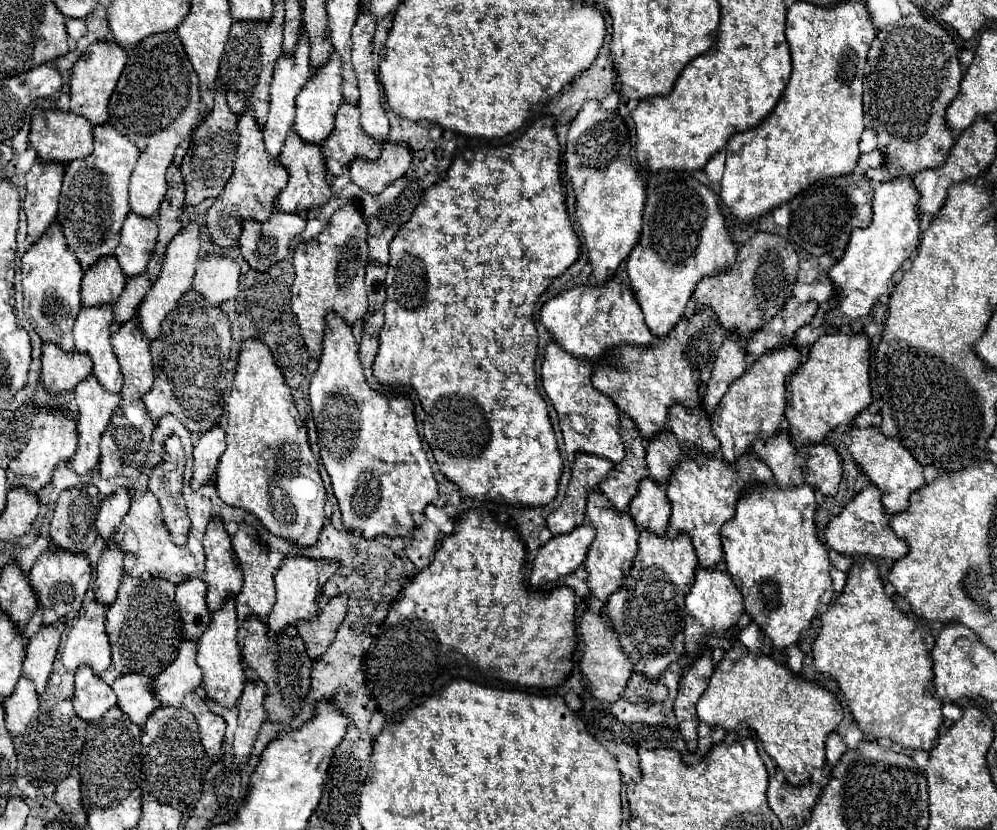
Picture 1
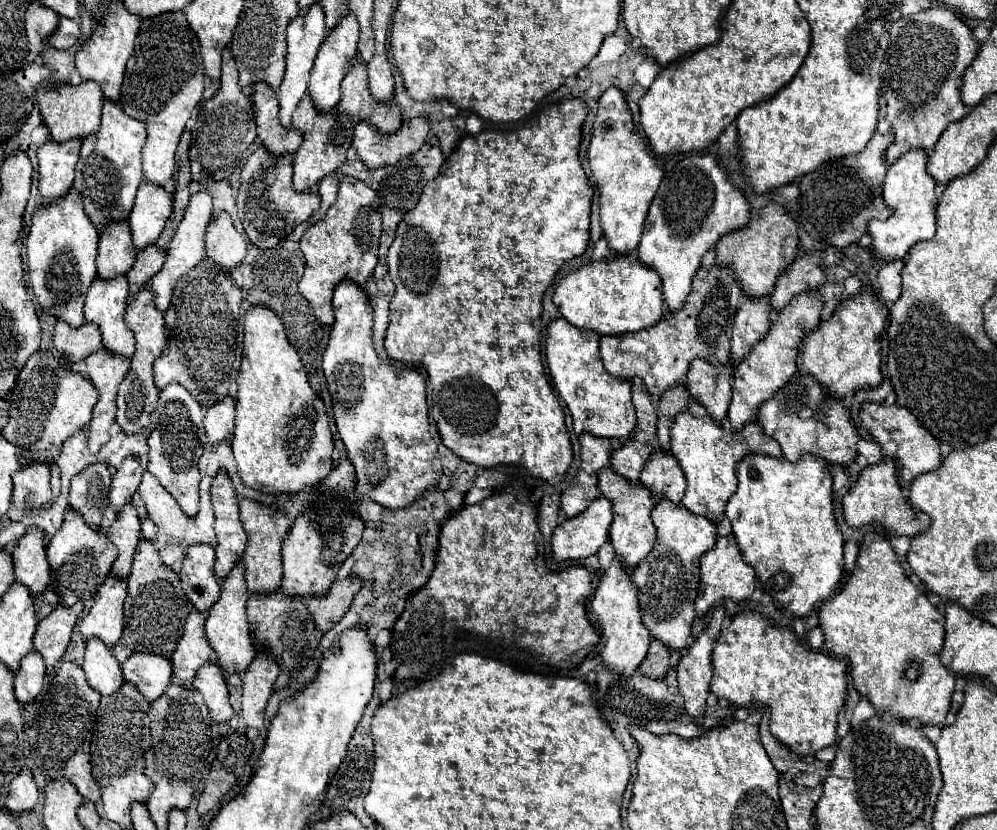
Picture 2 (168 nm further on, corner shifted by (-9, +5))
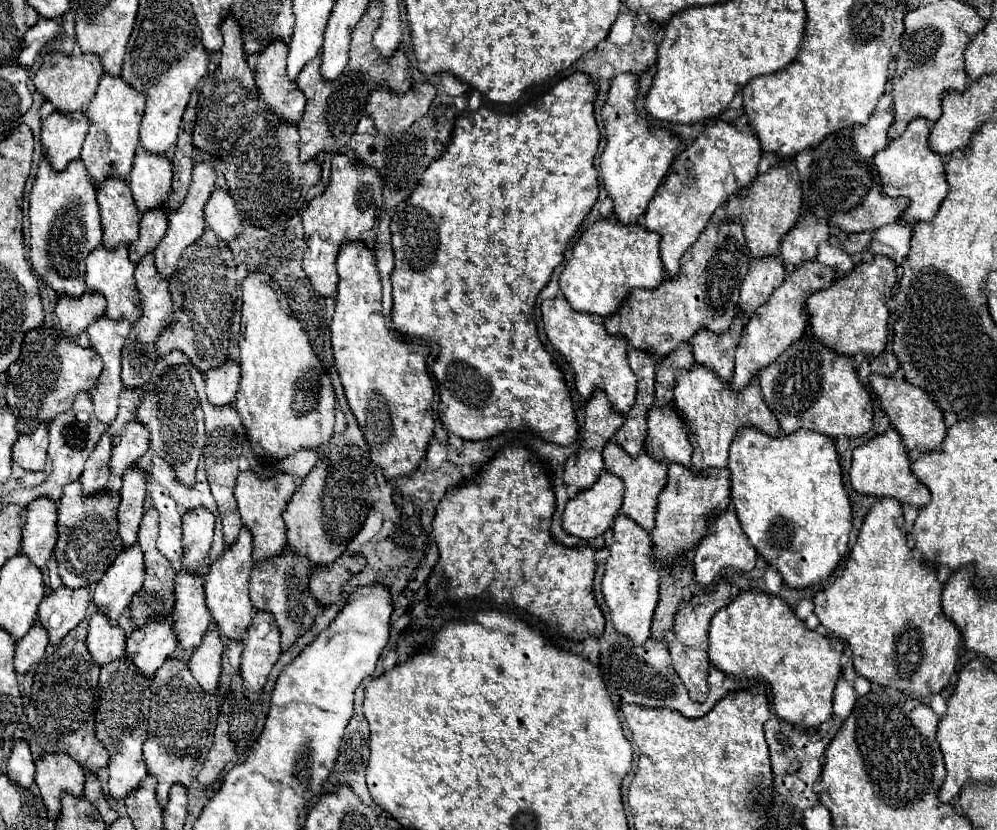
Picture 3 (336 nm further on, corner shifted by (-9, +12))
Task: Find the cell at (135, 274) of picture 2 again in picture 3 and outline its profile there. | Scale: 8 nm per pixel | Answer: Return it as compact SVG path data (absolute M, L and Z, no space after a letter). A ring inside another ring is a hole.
M160 208L160 212L148 212L148 216L142 216L140 236L128 248L132 264L138 264L146 254L150 254L160 244L160 240L166 234L166 224L168 224L168 220L166 220L162 208Z

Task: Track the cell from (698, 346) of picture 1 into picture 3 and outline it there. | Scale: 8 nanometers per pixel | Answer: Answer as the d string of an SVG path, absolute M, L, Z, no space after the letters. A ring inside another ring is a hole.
M712 220L704 234L700 234L700 240L684 252L680 260L680 276L664 280L654 290L634 290L630 300L626 300L614 316L604 320L604 326L610 334L624 336L632 348L648 352L660 362L702 328L714 334L728 332L734 322L738 308L736 298L748 266L750 256L740 224Z

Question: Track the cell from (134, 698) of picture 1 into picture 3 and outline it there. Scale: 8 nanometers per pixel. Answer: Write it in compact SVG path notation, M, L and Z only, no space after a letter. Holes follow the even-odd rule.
M154 620L134 630L126 640L126 656L140 668L146 678L154 678L156 670L178 648L172 626L164 620Z

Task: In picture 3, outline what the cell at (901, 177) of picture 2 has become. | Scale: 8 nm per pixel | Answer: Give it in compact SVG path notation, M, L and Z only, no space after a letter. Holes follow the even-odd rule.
M916 118L916 120L912 120L912 124L908 124L908 128L904 130L904 134L900 138L892 140L874 158L876 170L882 178L882 190L886 194L910 198L908 210L904 210L904 214L900 216L900 220L910 226L914 226L918 222L932 222L938 212L938 206L944 200L946 190L948 190L946 176L944 176L944 158L936 156L928 148L928 144L926 144L928 134L930 134L928 122Z

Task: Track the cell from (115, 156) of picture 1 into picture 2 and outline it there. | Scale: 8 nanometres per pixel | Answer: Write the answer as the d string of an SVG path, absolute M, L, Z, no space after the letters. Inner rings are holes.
M104 101L100 129L82 141L82 153L76 163L74 189L84 197L86 215L92 219L98 231L106 227L110 219L128 219L136 189L142 181L142 145L146 139L146 127L138 119L124 113L118 103Z

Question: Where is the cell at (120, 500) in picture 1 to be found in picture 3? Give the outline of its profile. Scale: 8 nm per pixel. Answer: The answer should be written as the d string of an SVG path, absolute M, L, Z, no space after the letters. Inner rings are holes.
M130 422L120 440L116 440L110 458L110 472L120 476L126 468L134 466L148 450L148 430L140 422Z

